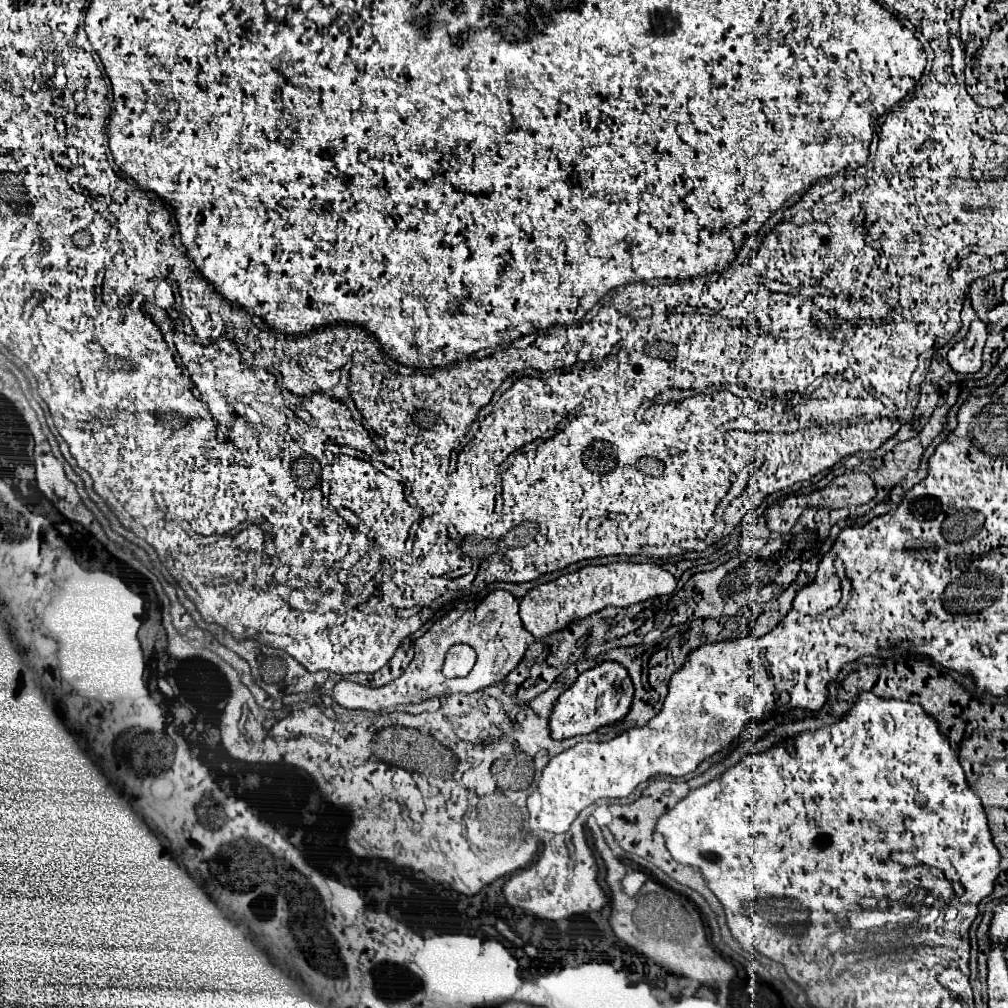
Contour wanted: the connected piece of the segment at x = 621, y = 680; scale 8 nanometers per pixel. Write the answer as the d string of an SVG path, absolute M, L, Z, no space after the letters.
M603 661L597 667L579 675L579 679L555 699L549 717L553 739L569 739L583 733L593 733L597 727L615 723L629 713L633 699L633 683L627 669L617 661Z

